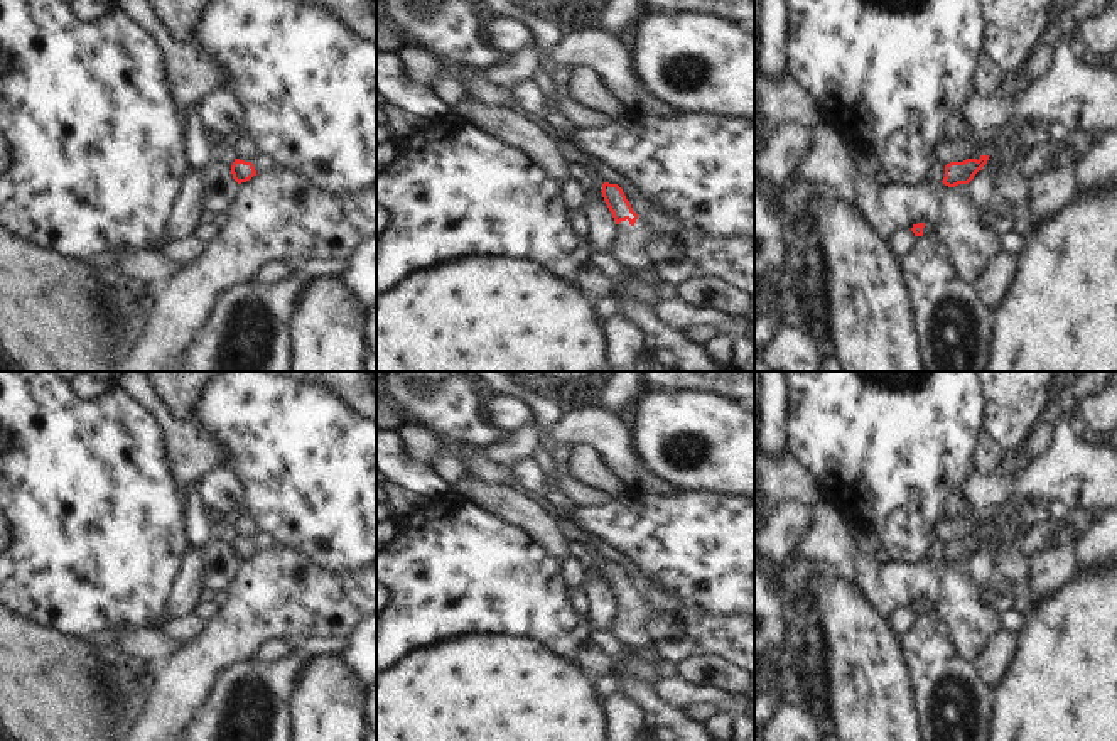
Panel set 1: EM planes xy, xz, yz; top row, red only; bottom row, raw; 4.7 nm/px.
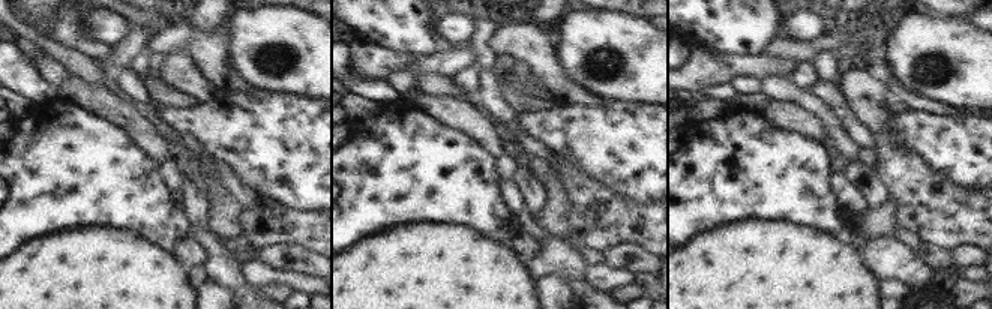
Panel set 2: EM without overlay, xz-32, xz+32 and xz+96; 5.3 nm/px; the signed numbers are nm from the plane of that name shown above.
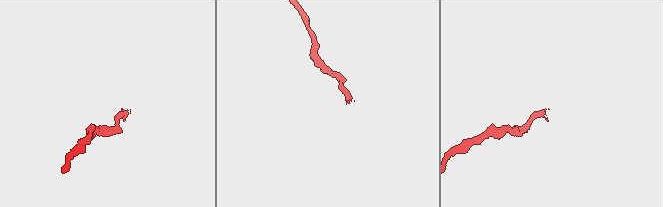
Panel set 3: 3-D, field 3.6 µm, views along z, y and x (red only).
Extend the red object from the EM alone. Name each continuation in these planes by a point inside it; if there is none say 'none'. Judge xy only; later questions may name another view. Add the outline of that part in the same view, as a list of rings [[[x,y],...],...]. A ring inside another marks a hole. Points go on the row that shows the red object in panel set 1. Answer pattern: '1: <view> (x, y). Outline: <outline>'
none

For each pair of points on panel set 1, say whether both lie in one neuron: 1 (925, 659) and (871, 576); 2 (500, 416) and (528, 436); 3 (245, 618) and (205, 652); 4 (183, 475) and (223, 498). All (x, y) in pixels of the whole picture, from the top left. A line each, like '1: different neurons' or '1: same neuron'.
1: different neurons
2: different neurons
3: same neuron
4: different neurons

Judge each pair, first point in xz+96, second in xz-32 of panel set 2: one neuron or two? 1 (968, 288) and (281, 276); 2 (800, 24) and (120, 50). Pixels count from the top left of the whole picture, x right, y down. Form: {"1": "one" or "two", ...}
{"1": "two", "2": "two"}

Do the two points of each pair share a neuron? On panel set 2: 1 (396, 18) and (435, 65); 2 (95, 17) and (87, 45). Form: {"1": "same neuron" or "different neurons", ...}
{"1": "different neurons", "2": "different neurons"}

